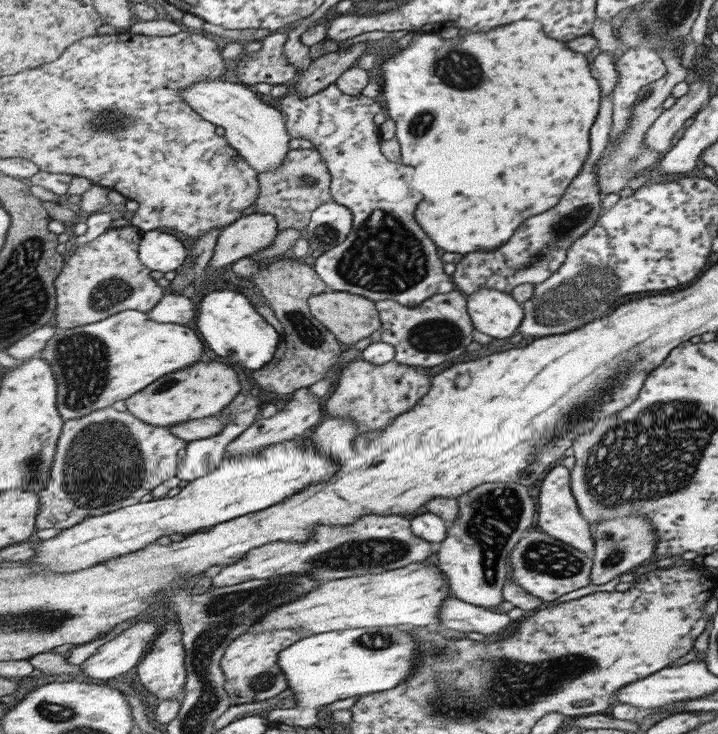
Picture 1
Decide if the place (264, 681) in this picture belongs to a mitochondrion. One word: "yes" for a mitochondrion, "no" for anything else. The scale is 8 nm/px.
yes

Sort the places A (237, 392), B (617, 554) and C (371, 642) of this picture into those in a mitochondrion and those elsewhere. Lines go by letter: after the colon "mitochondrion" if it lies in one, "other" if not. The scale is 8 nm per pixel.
A: other
B: mitochondrion
C: mitochondrion

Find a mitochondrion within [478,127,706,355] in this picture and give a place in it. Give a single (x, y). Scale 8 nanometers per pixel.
(584, 294)

